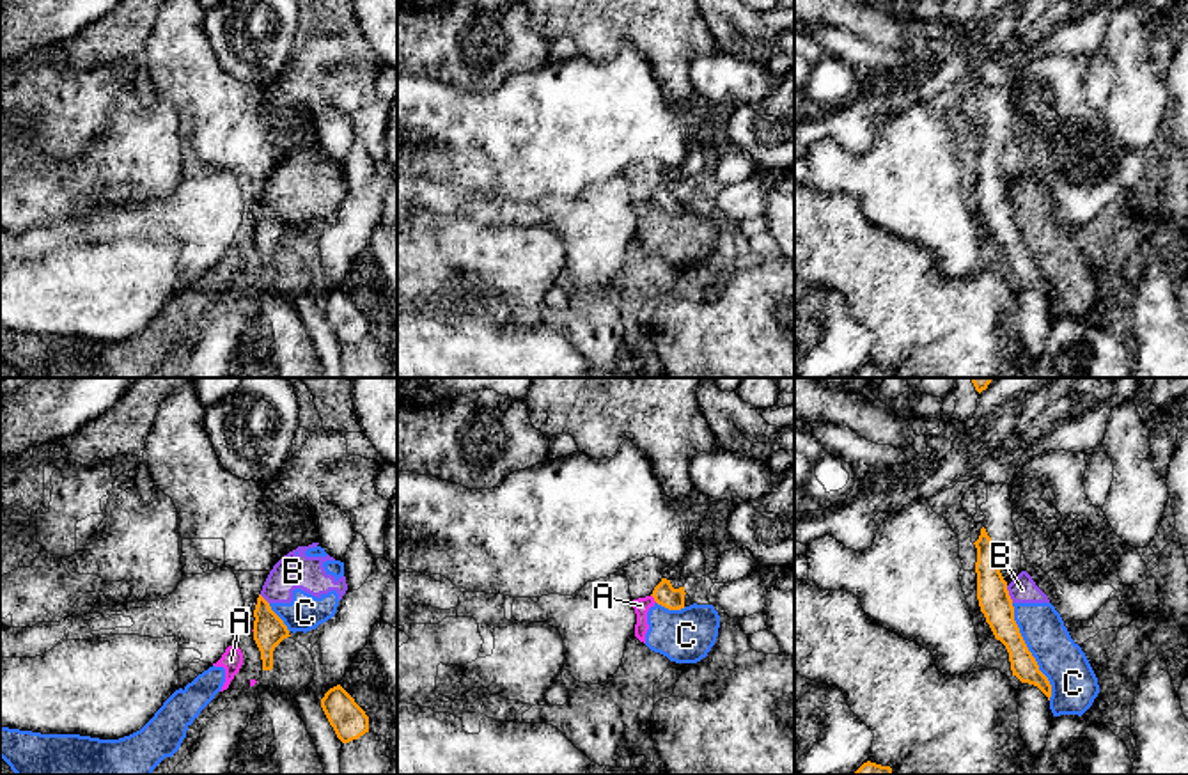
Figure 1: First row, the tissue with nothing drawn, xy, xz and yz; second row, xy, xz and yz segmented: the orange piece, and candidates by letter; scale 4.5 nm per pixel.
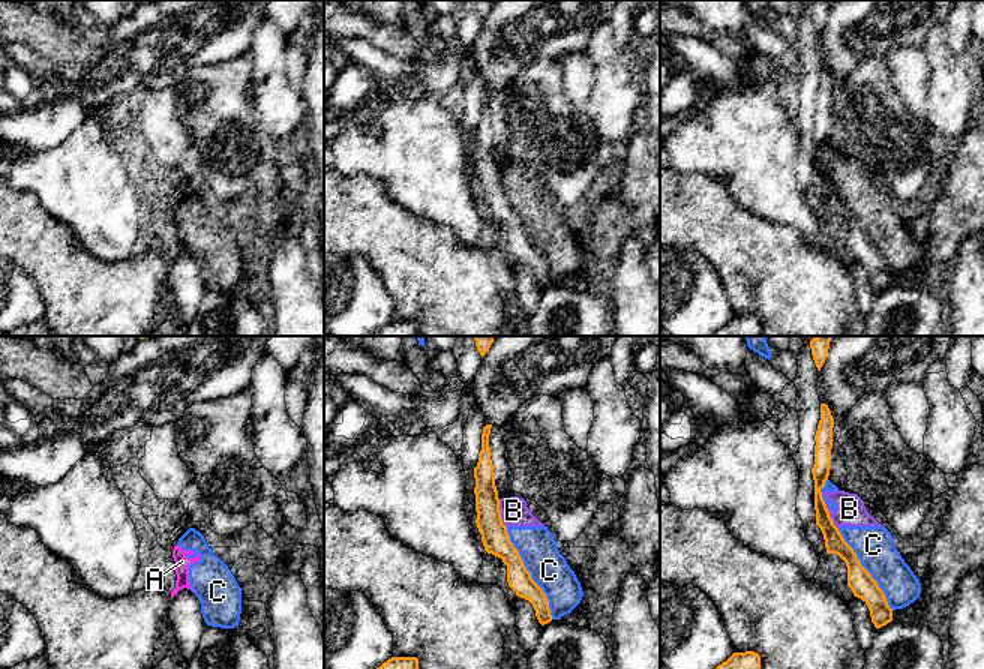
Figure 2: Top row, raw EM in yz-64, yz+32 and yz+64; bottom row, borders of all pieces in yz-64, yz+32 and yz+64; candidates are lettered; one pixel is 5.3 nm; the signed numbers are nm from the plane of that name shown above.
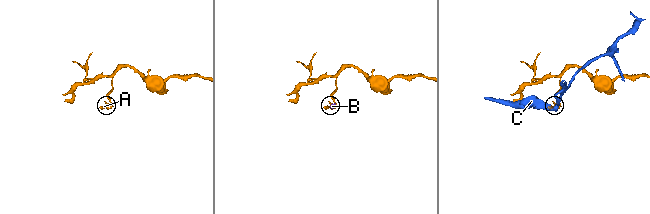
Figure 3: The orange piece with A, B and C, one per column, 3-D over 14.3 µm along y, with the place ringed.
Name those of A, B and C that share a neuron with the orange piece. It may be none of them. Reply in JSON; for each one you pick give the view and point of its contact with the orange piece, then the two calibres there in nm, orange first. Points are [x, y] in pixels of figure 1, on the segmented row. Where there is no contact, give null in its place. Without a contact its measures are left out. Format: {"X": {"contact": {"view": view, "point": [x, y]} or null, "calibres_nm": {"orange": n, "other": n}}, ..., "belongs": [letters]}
{"belongs": []}

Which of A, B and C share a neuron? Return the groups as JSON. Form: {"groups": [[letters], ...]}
{"groups": [["A", "B", "C"]]}

